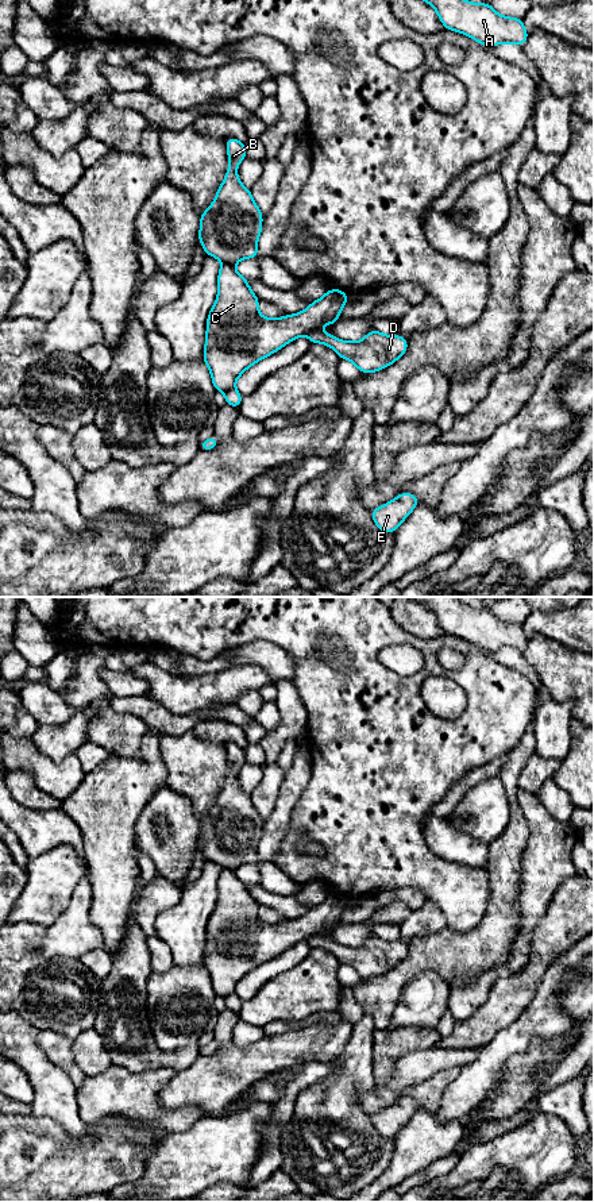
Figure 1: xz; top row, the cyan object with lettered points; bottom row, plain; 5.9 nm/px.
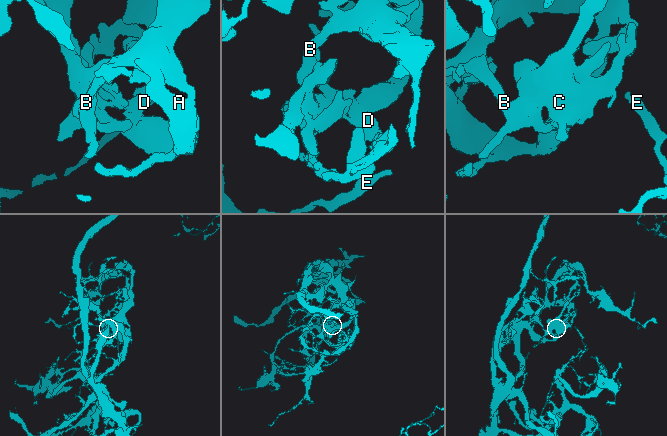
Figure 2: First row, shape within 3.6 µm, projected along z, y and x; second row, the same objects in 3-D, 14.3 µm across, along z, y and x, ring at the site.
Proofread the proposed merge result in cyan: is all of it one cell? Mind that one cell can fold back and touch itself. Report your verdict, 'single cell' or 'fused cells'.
fused cells

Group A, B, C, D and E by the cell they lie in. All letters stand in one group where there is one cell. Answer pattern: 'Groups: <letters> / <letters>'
Groups: A C / B D E

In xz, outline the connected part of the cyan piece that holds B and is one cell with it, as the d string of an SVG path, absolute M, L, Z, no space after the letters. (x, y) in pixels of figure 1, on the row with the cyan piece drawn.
M235 138L225 140L230 166L215 201L200 215L198 240L207 255L219 258L223 263L235 265L244 258L258 258L256 242L262 231L263 215L252 200L251 190L240 184L236 169L247 157L246 145Z

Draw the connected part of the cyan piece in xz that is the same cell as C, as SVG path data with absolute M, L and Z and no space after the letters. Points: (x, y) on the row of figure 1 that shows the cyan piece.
M221 265L217 282L202 357L217 392L234 388L244 370L296 338L320 330L321 324L335 324L350 297L340 289L329 289L300 313L267 319L259 313L259 298L248 281L234 265Z

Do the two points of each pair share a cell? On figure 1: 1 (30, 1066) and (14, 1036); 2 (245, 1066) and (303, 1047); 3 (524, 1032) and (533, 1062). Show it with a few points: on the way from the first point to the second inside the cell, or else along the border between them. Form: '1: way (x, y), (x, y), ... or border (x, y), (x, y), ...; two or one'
1: way (30, 1059), (19, 1043); one
2: way (259, 1059), (288, 1050); one
3: border (558, 1035), (533, 1039), (504, 1066); two

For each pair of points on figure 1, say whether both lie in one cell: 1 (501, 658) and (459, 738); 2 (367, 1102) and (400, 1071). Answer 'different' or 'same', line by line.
1: different
2: same

